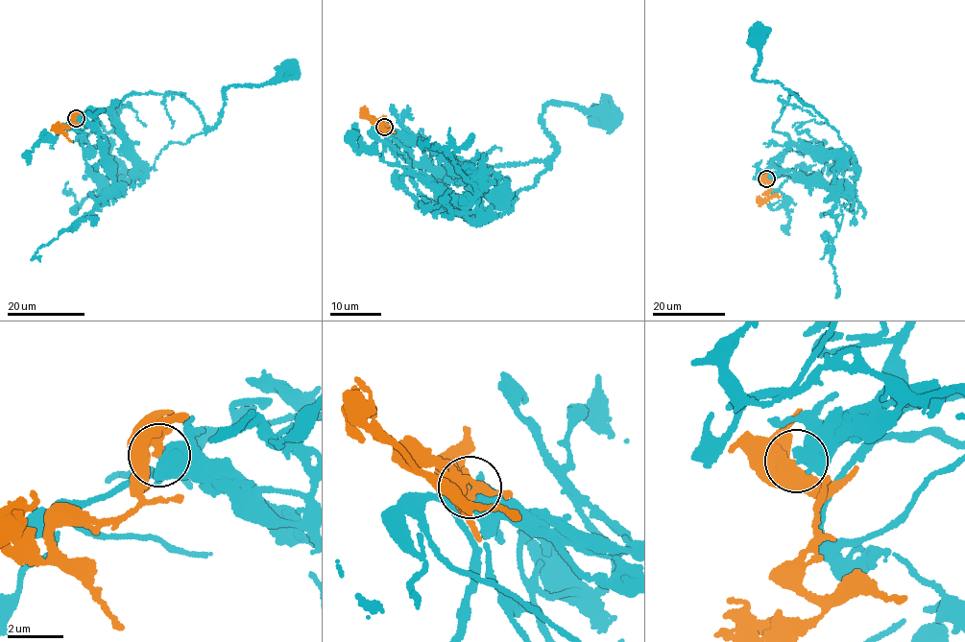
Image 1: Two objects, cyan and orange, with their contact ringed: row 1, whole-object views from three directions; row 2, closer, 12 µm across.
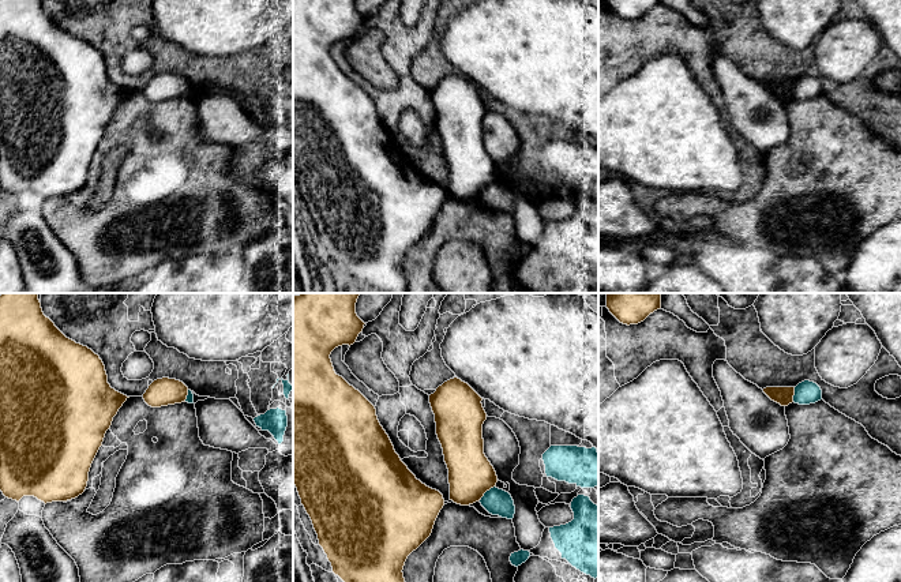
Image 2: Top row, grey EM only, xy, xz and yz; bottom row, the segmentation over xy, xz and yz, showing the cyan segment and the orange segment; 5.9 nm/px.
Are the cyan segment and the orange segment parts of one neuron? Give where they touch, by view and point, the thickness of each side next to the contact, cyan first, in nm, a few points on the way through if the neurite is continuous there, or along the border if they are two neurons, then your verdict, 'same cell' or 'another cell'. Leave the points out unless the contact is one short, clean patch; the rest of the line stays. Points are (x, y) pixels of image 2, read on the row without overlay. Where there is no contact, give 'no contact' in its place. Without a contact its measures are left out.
contact xz (487, 186); calibres 160 and 280 nm; way xz (496, 196), (487, 186), (470, 169); same cell

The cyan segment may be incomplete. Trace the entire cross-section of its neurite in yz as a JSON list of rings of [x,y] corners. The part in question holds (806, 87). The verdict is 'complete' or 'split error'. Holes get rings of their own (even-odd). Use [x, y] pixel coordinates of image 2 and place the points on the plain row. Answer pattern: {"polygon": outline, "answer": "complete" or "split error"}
{"polygon": [[[810,75],[799,78],[796,82],[766,82],[763,87],[781,101],[788,101],[792,97],[810,99],[822,94],[821,82]]], "answer": "split error"}

